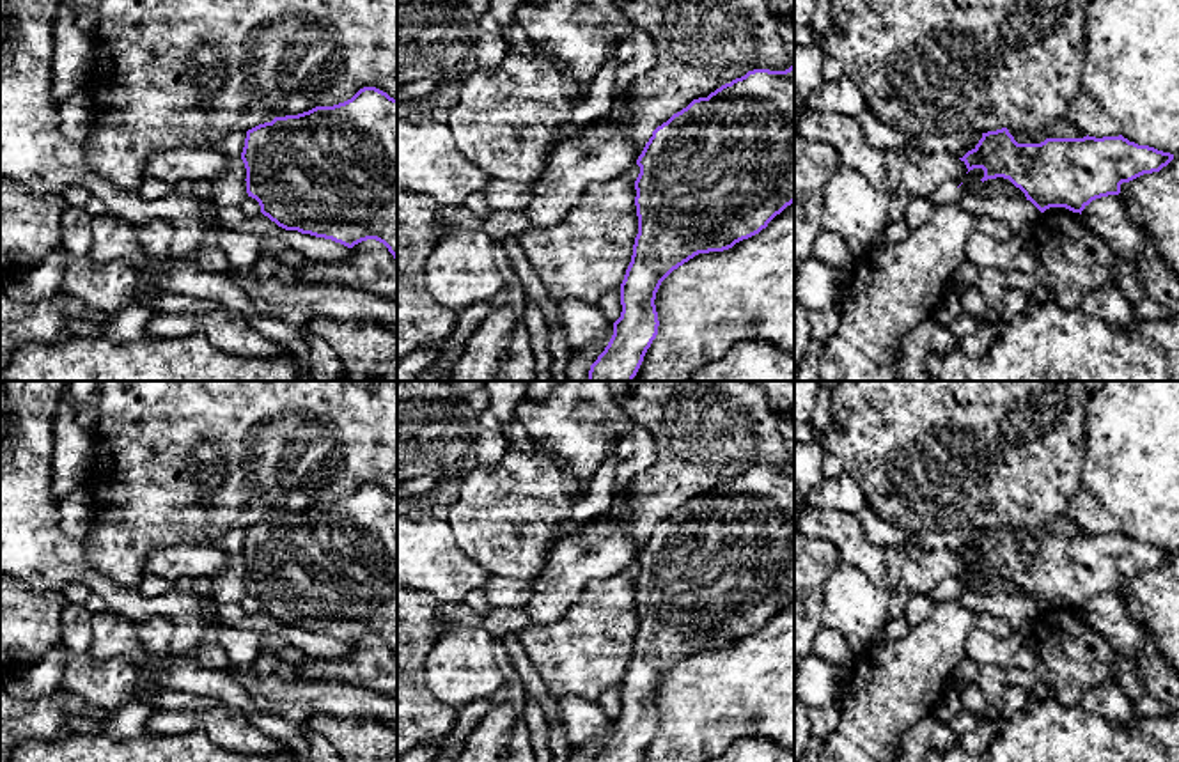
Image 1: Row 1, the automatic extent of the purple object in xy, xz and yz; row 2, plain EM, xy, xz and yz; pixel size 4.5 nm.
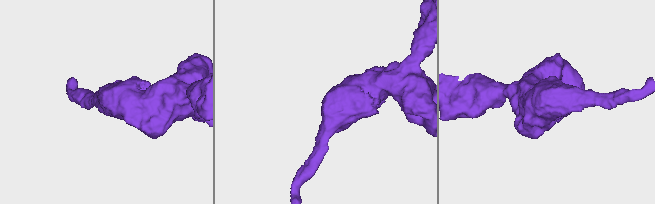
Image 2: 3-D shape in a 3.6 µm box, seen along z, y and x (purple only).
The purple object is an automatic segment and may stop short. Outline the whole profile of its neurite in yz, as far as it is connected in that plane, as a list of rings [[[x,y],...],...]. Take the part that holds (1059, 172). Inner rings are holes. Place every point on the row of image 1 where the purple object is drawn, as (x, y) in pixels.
[[[1002,128],[982,133],[979,144],[959,159],[968,172],[982,168],[982,183],[1009,179],[1041,213],[1066,207],[1081,214],[1092,200],[1119,195],[1122,183],[1159,172],[1174,154],[1138,145],[1122,135],[1018,144]]]

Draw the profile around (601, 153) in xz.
[[[615,0],[615,4],[652,39],[656,64],[629,85],[624,115],[610,112],[585,133],[557,145],[543,175],[532,184],[532,198],[525,209],[530,229],[557,225],[590,183],[612,181],[631,168],[652,131],[693,99],[707,97],[748,71],[785,71],[793,66],[787,43],[778,34],[777,16],[766,0]]]

